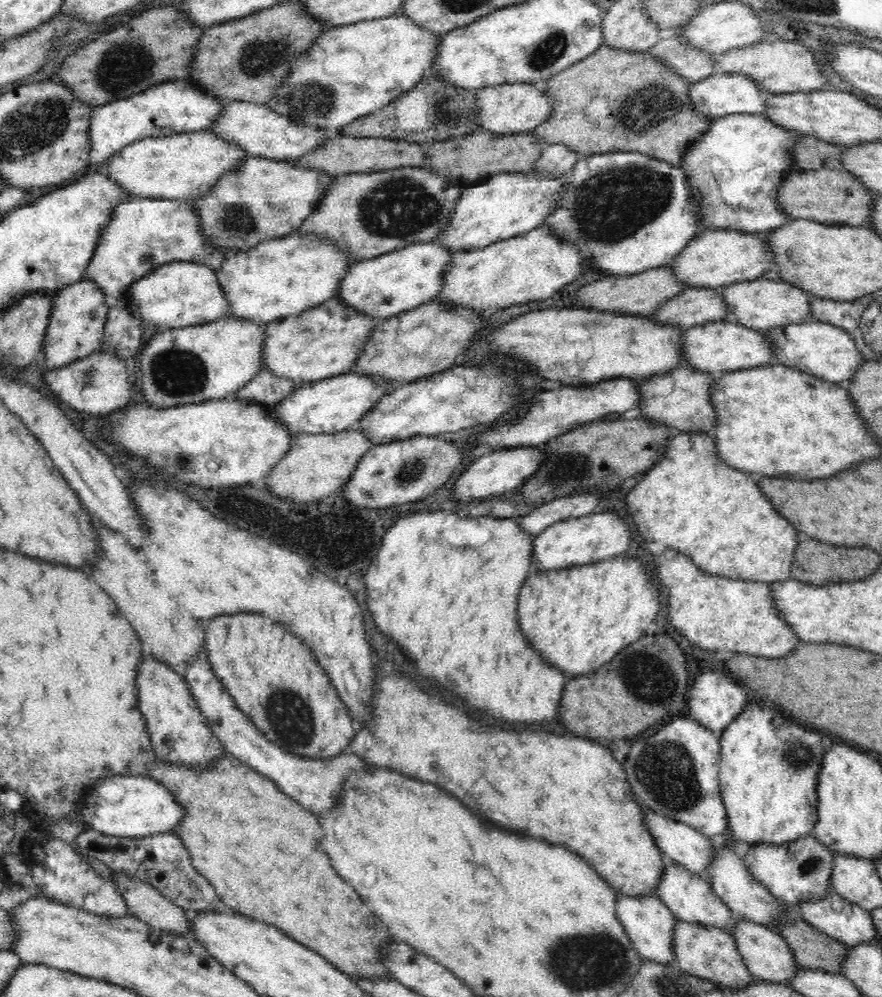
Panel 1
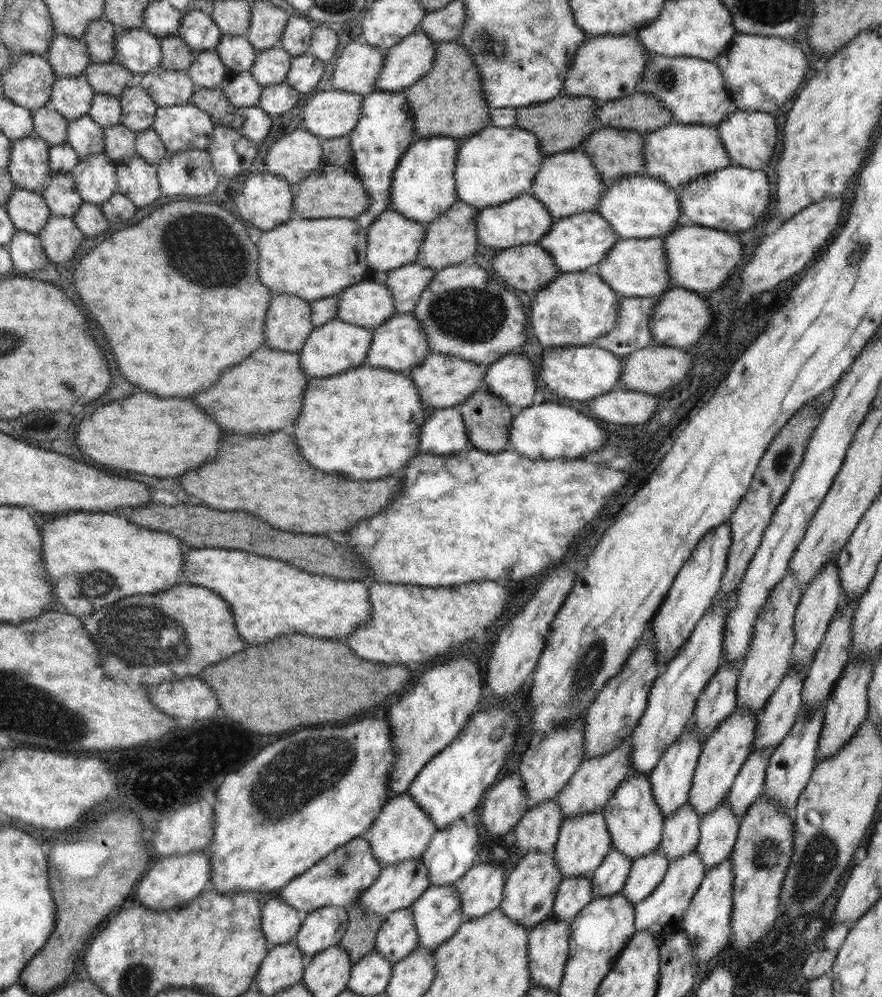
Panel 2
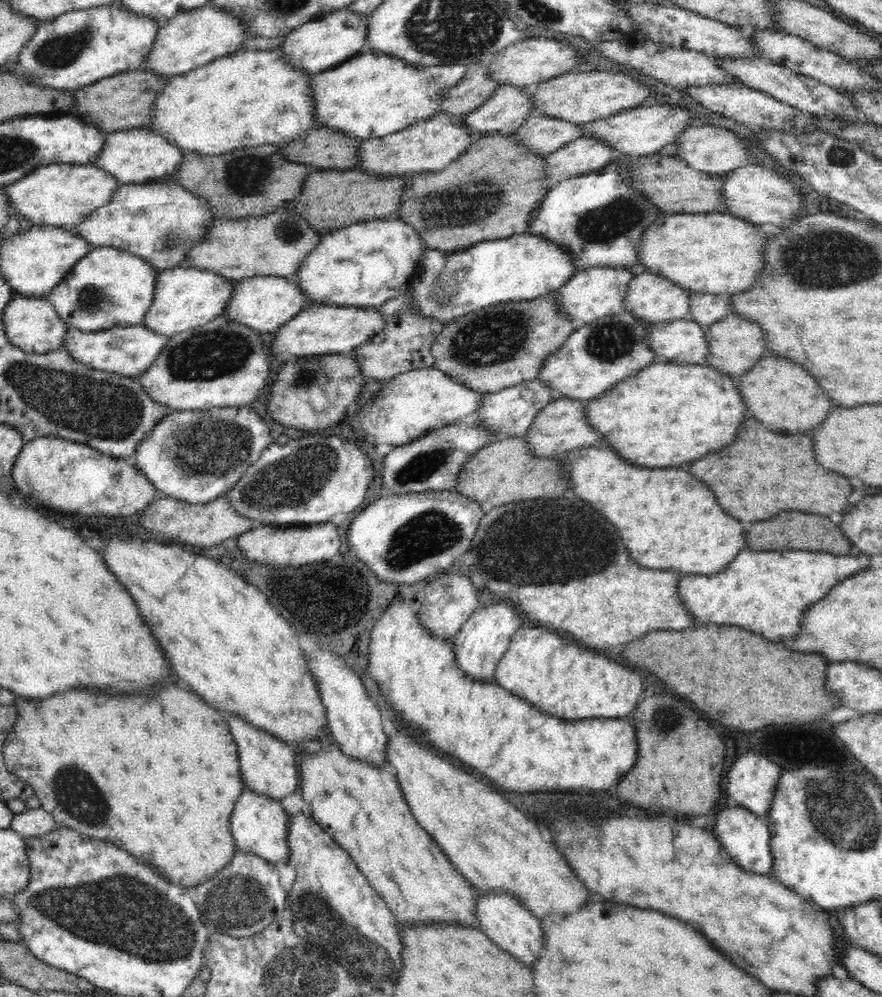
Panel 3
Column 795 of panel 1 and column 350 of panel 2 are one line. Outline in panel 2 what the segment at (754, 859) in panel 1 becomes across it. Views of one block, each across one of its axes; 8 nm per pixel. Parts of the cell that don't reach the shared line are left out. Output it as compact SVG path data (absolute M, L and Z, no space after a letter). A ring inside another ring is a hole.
M360 836L350 840L348 845L338 847L322 860L318 860L301 876L290 880L281 888L279 897L304 915L323 906L346 908L347 905L356 903L366 888L370 888L376 882L383 867L374 857L366 836Z

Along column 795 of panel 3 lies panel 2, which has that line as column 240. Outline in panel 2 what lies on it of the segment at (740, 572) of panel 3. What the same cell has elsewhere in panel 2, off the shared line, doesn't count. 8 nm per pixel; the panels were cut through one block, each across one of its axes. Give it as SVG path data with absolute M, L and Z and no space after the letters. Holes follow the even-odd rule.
M185 548L182 580L216 592L230 604L242 640L264 644L278 634L308 634L320 638L346 638L370 619L368 583L318 576L286 562L226 548Z

